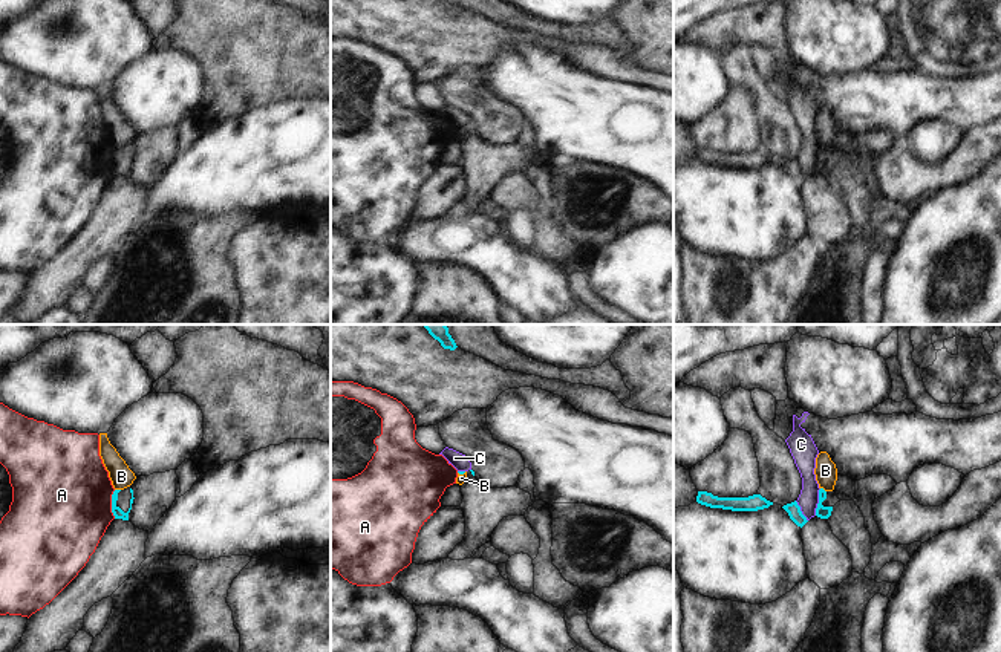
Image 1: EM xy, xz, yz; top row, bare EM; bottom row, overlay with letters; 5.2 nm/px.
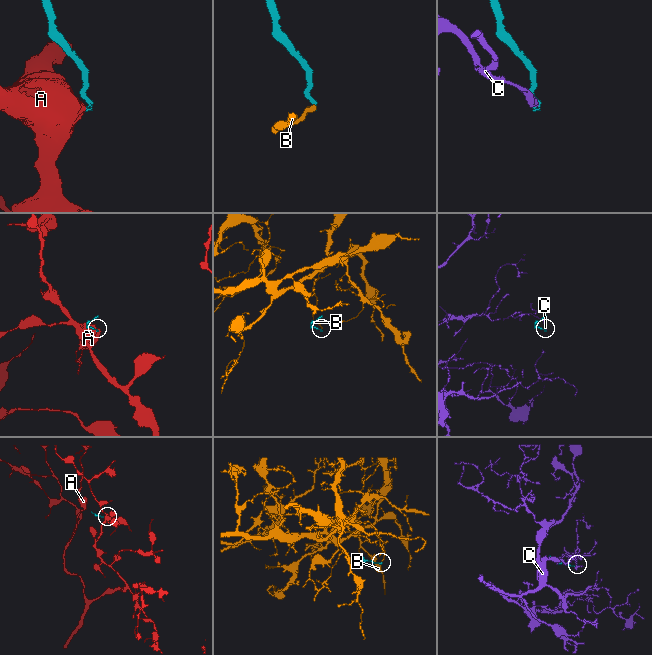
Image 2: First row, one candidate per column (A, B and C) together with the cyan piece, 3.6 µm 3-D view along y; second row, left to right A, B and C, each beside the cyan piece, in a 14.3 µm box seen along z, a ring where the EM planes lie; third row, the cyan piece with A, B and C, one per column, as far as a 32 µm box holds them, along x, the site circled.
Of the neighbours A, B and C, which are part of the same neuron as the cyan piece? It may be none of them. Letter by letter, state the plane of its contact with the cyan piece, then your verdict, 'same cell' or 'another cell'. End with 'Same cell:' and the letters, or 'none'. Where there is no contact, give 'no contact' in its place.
A: xy | another cell
B: xy | another cell
C: yz | another cell
Same cell: none

